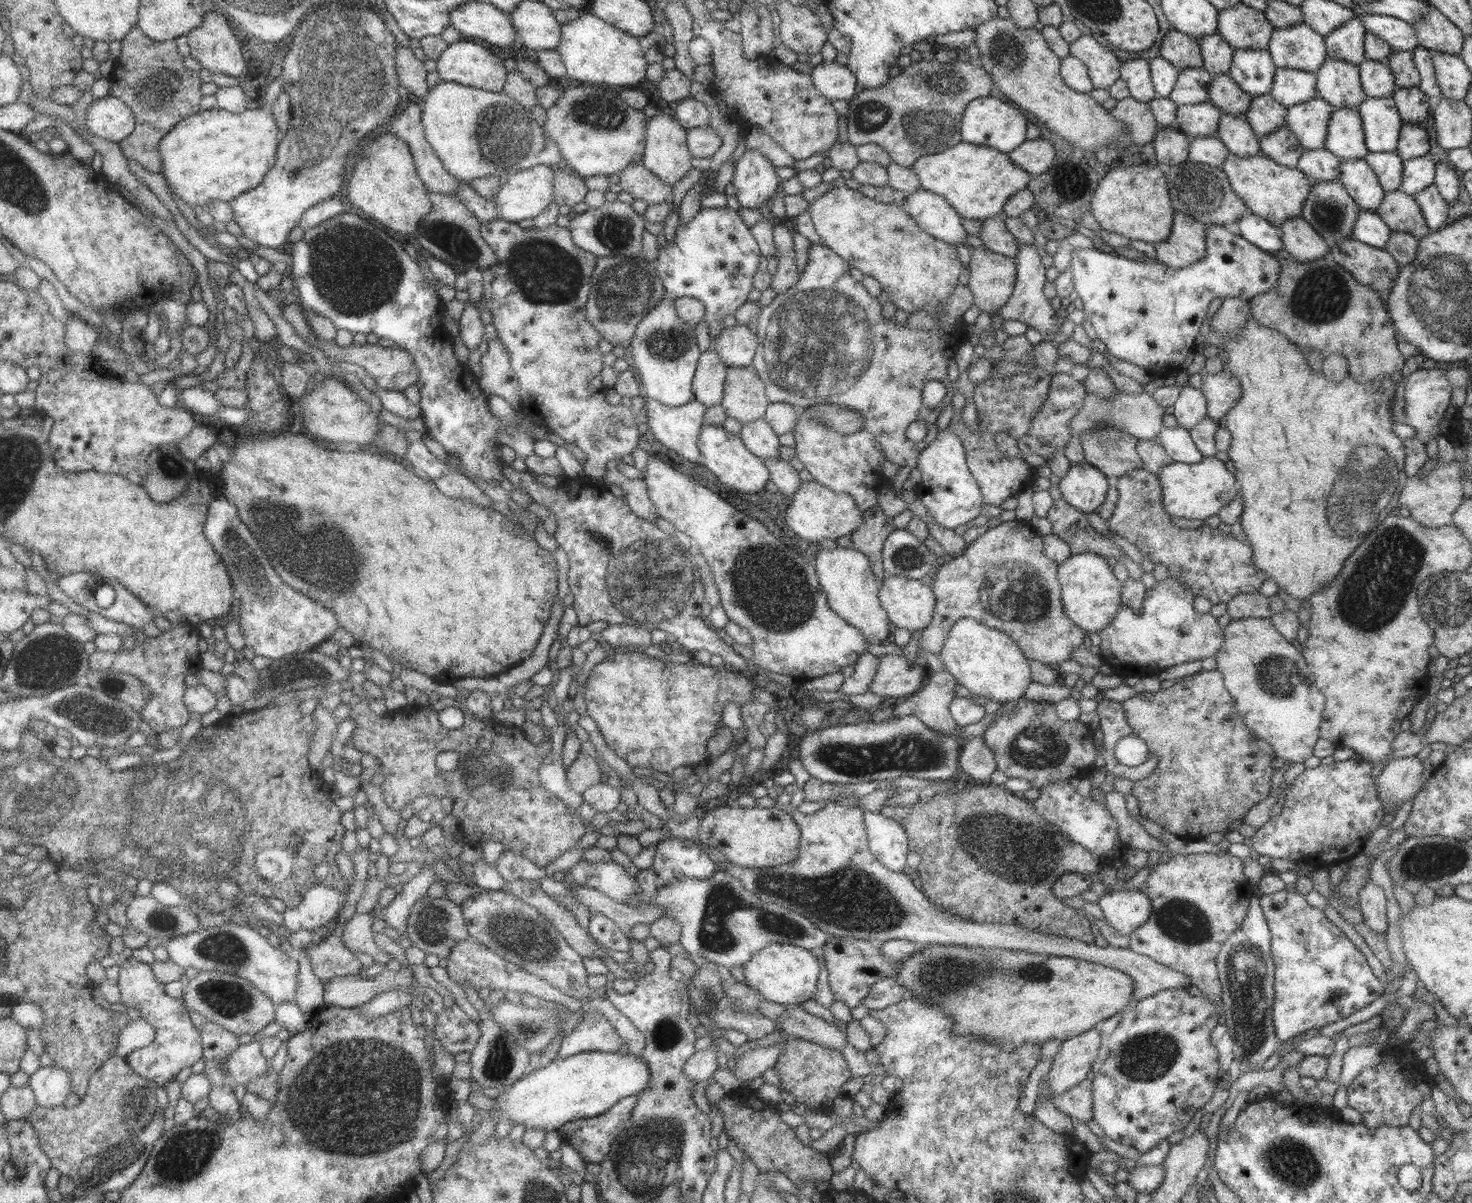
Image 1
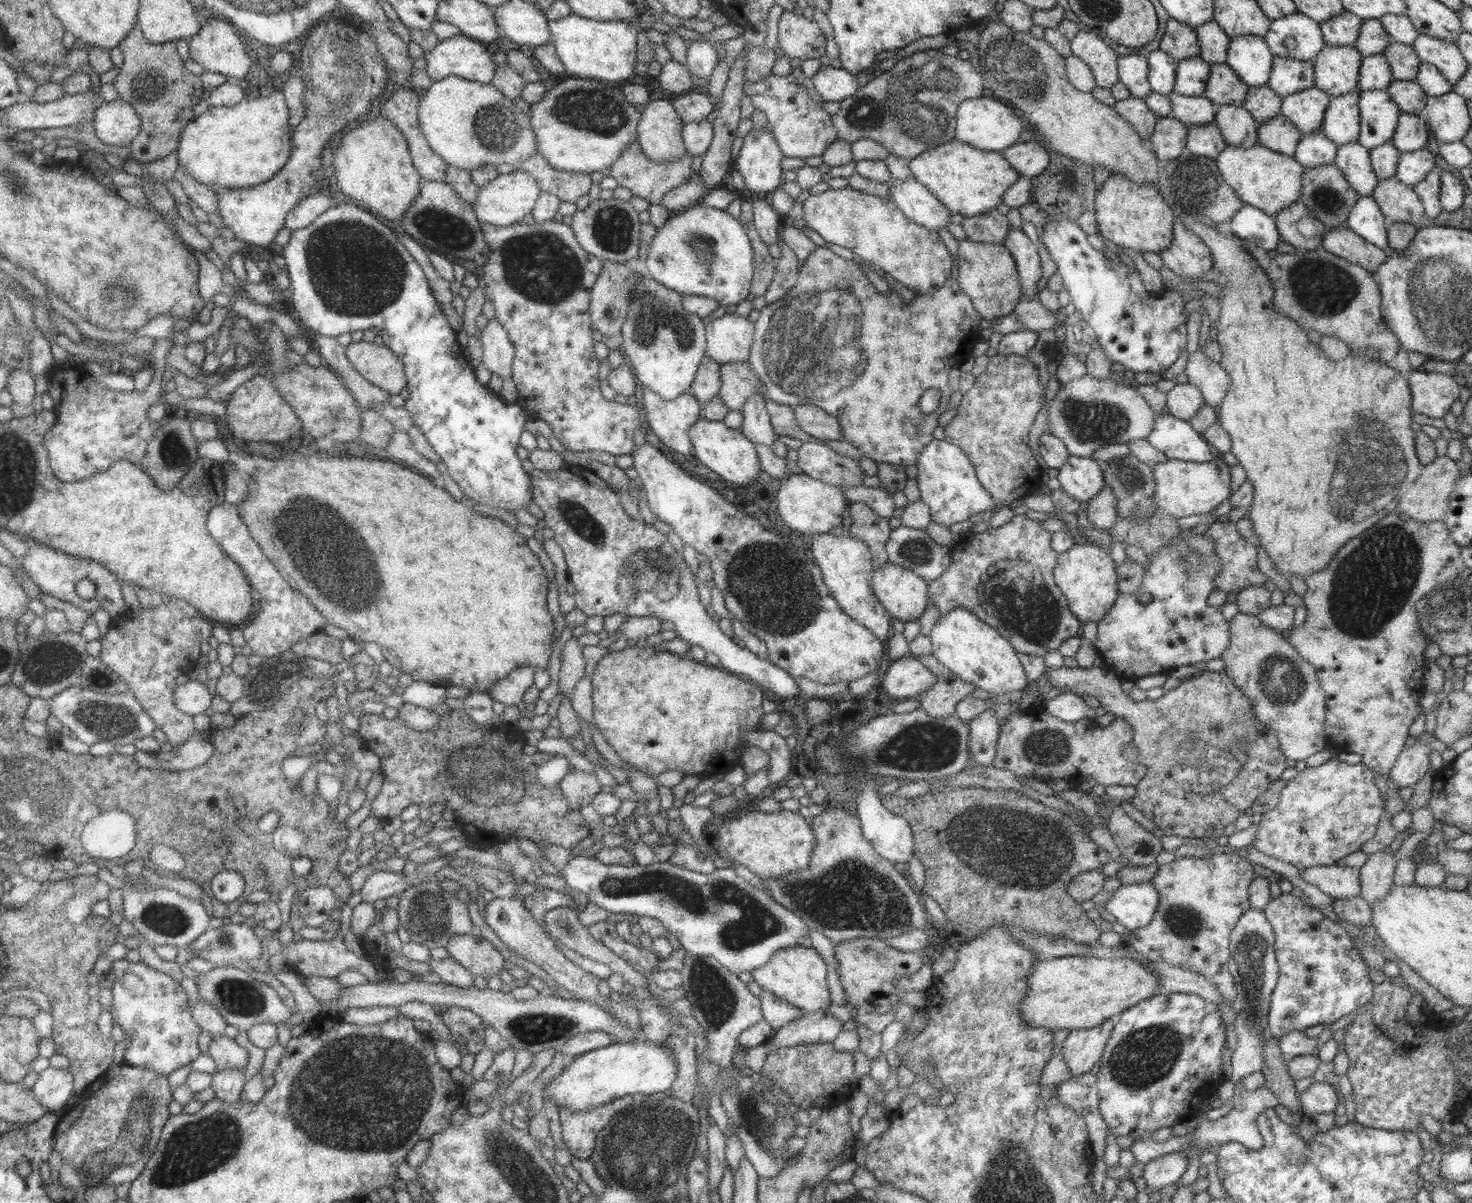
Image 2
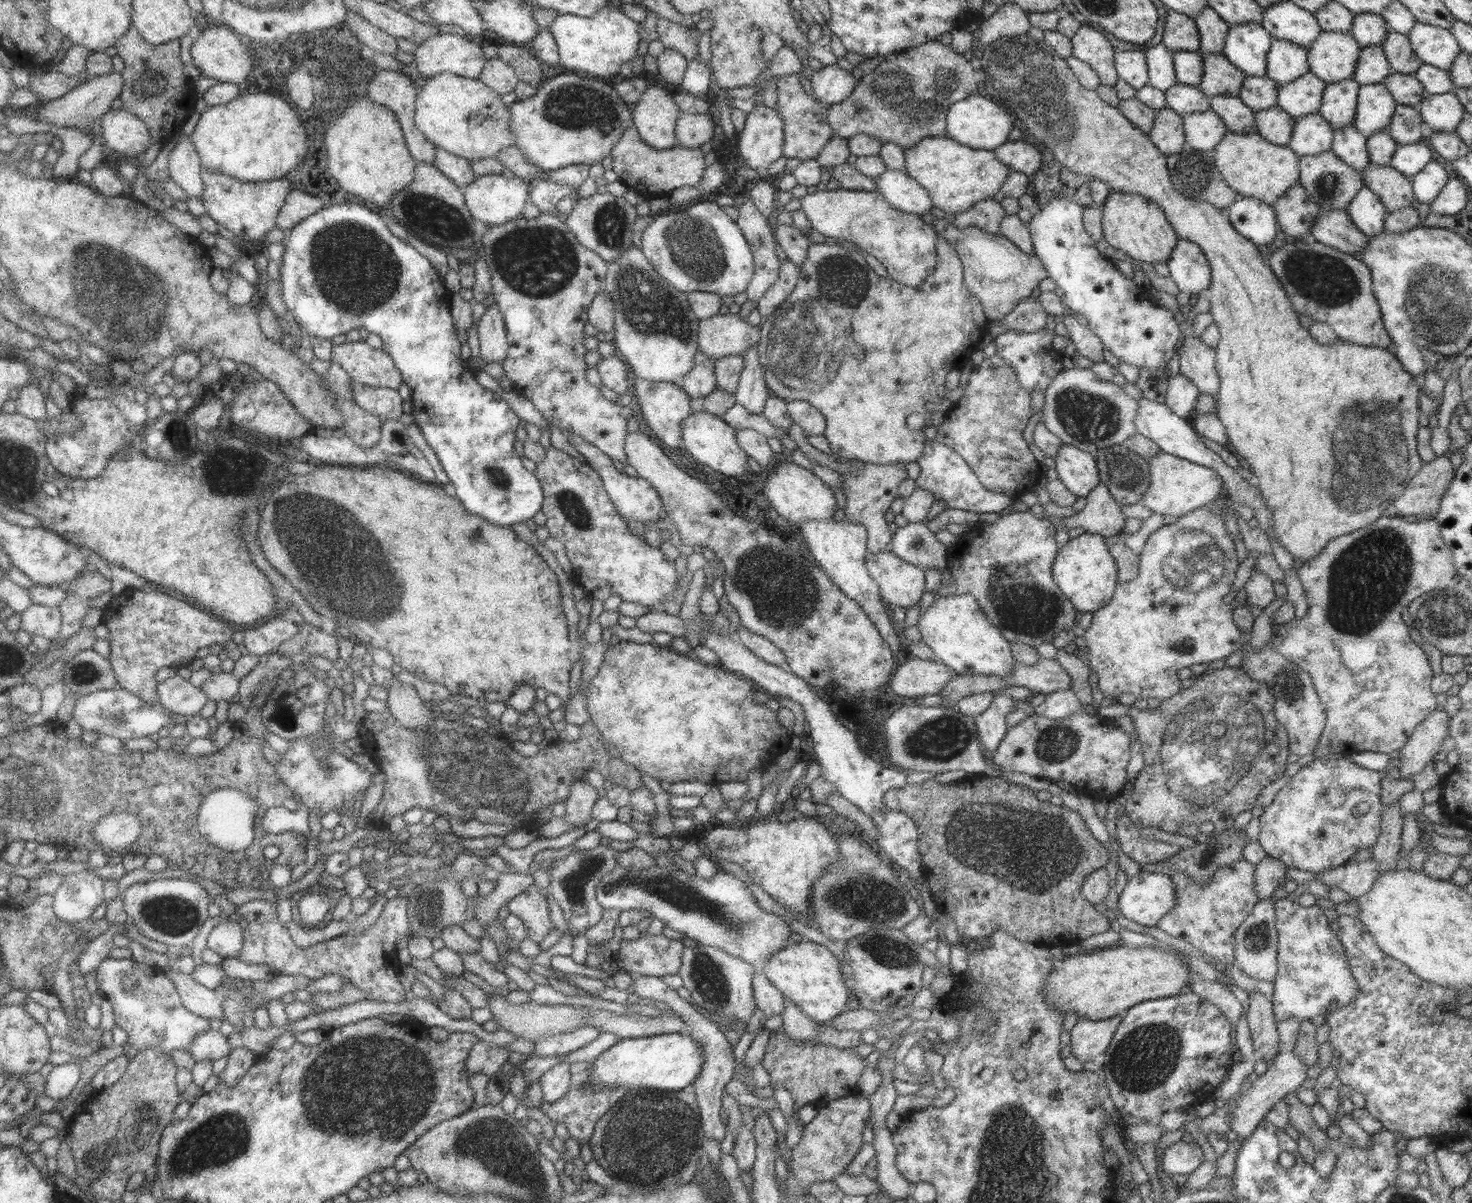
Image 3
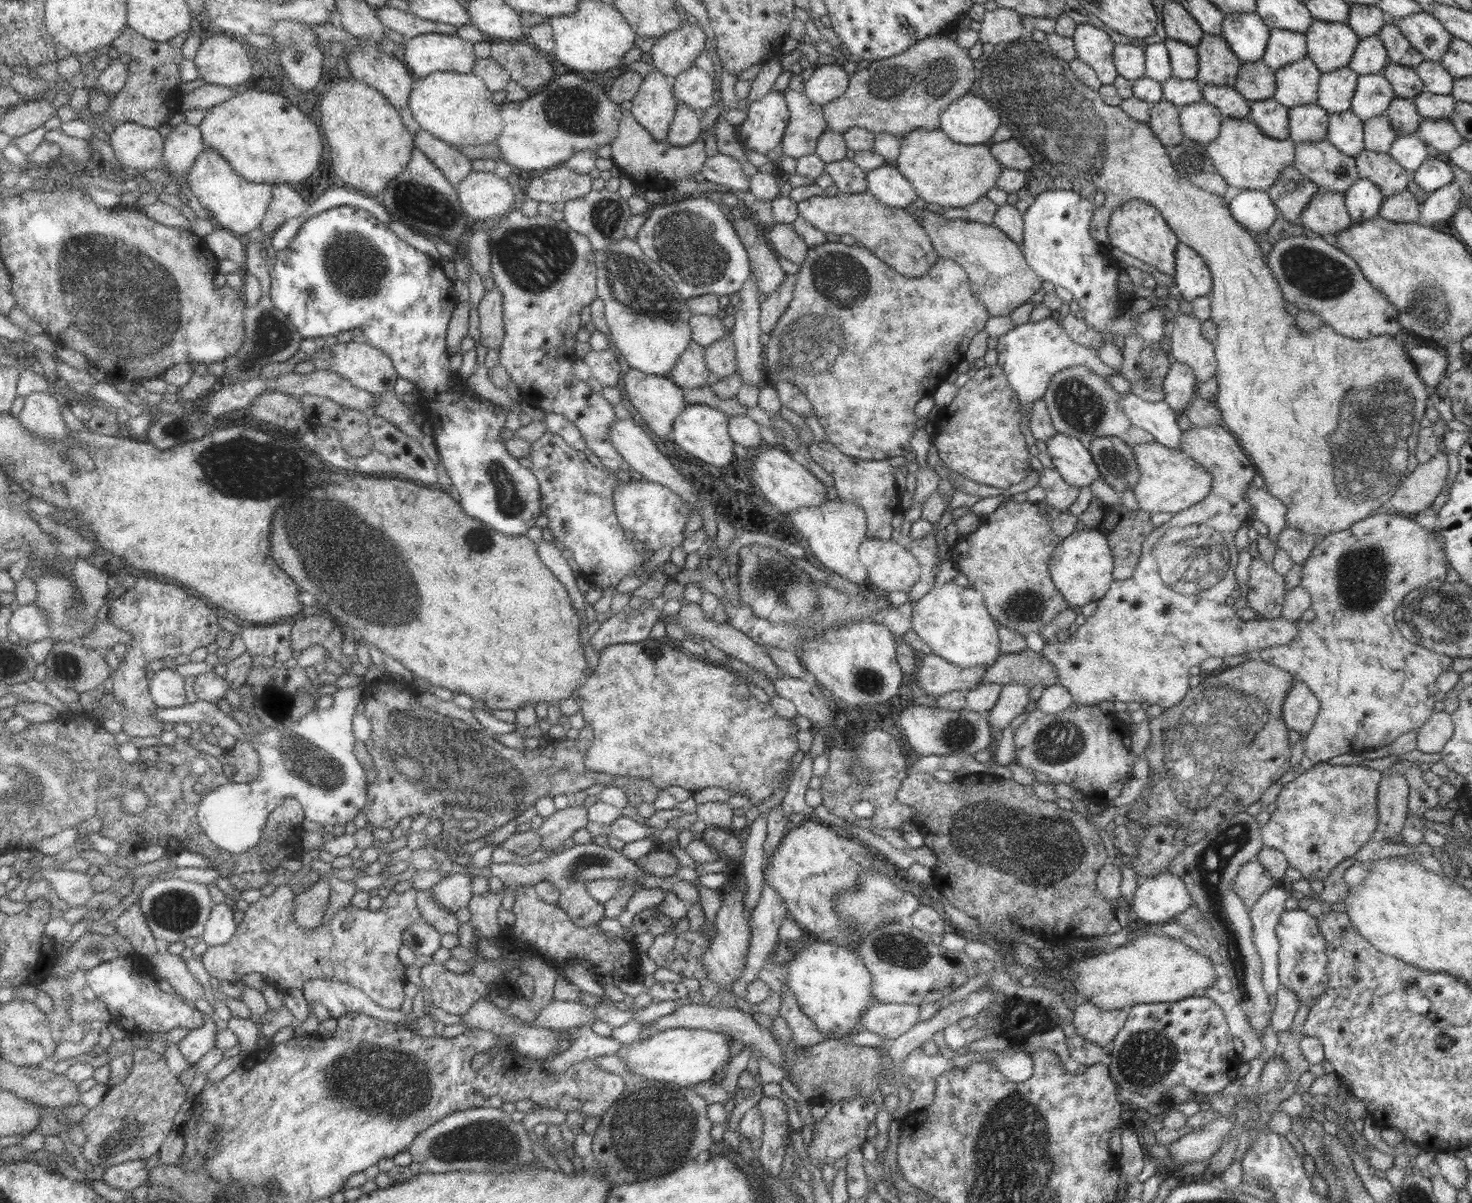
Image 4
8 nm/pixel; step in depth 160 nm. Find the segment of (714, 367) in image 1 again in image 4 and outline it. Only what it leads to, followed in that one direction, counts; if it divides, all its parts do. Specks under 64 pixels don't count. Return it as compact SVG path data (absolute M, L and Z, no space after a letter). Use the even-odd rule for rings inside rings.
M689 342L685 351L677 356L677 363L669 371L670 380L683 394L693 388L705 388L711 378L703 360L704 349L696 342Z

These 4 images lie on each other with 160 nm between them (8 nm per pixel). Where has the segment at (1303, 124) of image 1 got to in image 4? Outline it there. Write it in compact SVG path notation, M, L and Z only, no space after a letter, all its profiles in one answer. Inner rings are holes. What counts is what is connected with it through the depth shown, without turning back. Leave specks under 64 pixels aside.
M1307 56L1278 68L1274 71L1275 92L1272 99L1287 108L1316 104L1320 74Z

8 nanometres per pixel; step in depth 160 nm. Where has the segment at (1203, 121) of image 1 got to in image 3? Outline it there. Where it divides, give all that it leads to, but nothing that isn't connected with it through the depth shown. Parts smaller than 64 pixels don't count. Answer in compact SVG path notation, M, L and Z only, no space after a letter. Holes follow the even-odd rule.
M1175 83L1164 93L1166 107L1174 110L1179 116L1210 109L1210 98L1206 97L1197 86Z

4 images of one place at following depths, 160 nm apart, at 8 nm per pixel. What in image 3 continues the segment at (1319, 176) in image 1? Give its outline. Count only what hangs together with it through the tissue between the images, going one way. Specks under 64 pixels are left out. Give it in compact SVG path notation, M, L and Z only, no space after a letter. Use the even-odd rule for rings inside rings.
M1318 113L1295 118L1290 141L1286 144L1298 157L1331 150L1334 130Z

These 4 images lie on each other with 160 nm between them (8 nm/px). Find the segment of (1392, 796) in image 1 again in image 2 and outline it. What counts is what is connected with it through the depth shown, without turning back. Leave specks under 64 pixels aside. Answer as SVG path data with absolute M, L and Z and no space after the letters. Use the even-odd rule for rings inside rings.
M1419 739L1410 746L1404 748L1398 755L1395 764L1389 769L1390 779L1398 786L1414 787L1419 779L1430 768L1427 755L1431 752L1429 745L1422 745Z

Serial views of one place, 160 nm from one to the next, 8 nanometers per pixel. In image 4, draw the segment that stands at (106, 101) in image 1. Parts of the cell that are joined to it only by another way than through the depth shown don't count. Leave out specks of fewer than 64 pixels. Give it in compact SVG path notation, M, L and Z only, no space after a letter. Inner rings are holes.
M119 123L111 134L108 134L108 146L113 149L115 159L119 161L120 165L129 168L135 168L138 172L151 169L163 169L163 145L164 141L157 129L147 128L146 125L137 123Z

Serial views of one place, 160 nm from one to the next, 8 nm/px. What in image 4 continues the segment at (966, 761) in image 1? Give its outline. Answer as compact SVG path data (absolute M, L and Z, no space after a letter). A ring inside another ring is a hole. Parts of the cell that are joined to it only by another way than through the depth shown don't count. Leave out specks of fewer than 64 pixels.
M1025 684L1002 685L997 702L985 712L988 725L993 730L1002 730L1030 703Z

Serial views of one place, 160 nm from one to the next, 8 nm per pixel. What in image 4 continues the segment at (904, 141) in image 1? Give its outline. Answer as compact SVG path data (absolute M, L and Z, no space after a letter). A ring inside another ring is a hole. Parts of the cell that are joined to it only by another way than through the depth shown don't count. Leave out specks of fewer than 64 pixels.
M944 33L918 40L906 51L899 54L870 61L869 66L857 68L850 75L845 92L839 98L822 106L822 115L826 128L842 135L849 128L863 127L865 130L877 134L885 132L893 136L903 137L914 128L935 130L940 128L939 115L952 101L967 93L973 80L980 79L982 69L973 66L973 59L969 58L967 50L960 48L955 41L944 36Z

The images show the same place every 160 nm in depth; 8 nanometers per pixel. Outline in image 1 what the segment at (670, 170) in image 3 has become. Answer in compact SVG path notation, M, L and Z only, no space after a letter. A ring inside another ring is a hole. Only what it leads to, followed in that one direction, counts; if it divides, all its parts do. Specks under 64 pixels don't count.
M635 163L620 170L617 176L619 177L618 185L621 187L621 191L629 193L635 200L645 200L649 206L661 204L662 202L672 204L671 186L661 182L657 176L640 163Z

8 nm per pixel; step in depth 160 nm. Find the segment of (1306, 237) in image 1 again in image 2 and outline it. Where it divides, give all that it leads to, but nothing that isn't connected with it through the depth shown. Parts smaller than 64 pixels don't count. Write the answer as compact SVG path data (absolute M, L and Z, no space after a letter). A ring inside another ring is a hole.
M1296 200L1293 204L1287 205L1287 208L1274 214L1274 221L1281 240L1290 244L1294 248L1304 248L1305 250L1315 250L1322 242L1322 230L1319 230L1314 236L1303 237L1297 231L1297 221L1305 216L1310 216L1310 212L1305 205Z

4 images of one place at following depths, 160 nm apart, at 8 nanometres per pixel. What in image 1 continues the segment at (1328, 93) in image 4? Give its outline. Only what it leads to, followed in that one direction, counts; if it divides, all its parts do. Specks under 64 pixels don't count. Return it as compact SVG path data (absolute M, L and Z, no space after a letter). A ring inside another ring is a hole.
M1334 109L1327 125L1324 148L1341 161L1364 159L1368 150L1364 143L1362 120L1357 109Z

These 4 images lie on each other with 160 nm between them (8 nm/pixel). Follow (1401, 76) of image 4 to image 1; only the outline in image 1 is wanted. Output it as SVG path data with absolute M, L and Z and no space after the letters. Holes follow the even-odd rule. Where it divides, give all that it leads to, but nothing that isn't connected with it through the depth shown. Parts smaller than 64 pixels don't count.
M1397 87L1391 97L1403 123L1418 124L1429 112L1428 96L1417 87Z

